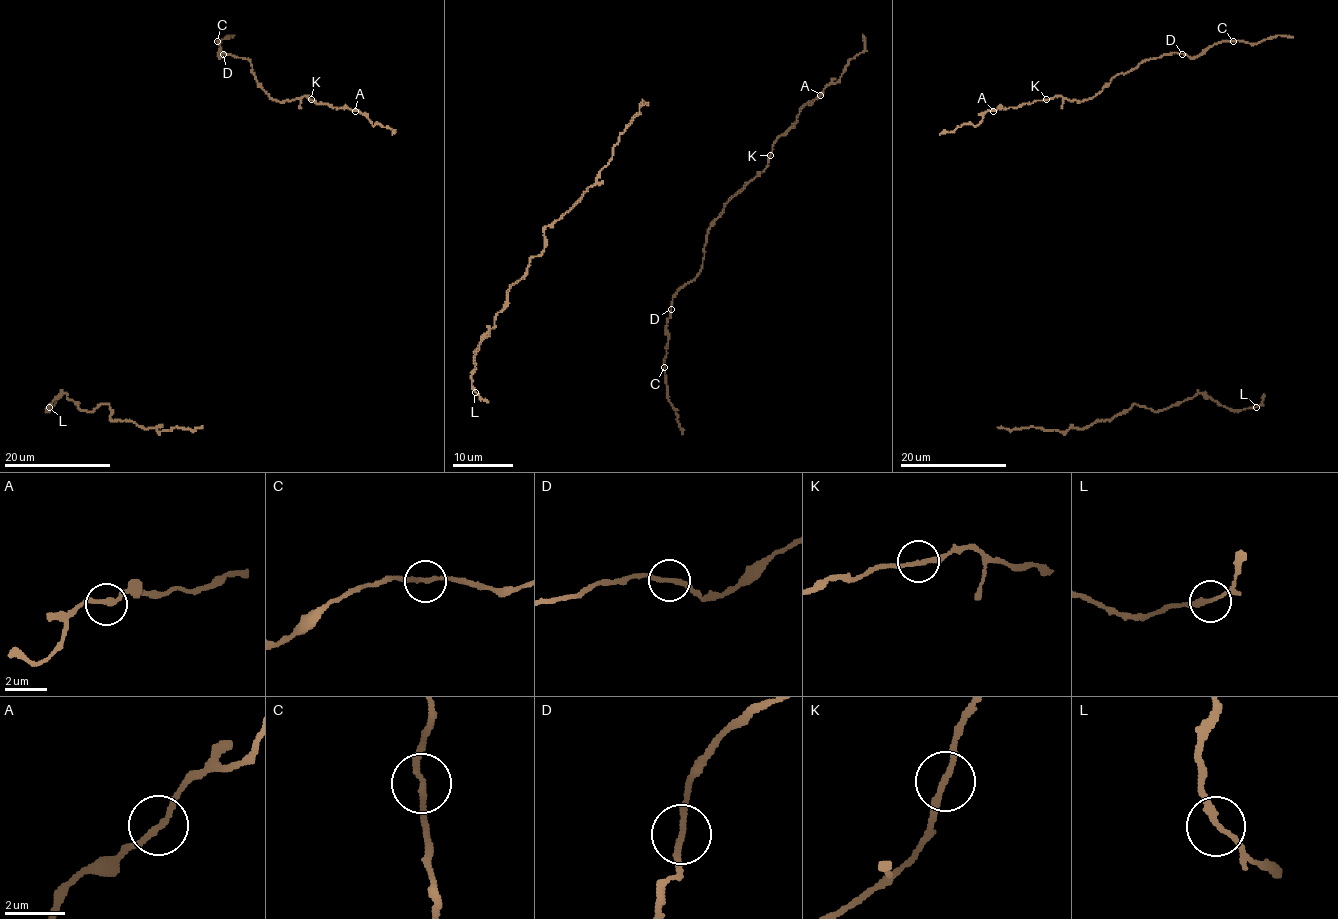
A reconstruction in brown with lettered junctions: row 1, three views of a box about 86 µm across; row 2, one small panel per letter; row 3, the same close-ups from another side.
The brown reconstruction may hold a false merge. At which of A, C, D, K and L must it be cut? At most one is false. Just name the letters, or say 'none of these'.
C

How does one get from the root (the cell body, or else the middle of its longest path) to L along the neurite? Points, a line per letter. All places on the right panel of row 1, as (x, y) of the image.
L: (1001, 426), (1086, 428), (1133, 404), (1161, 411), (1198, 394), (1233, 410), (1256, 407)

